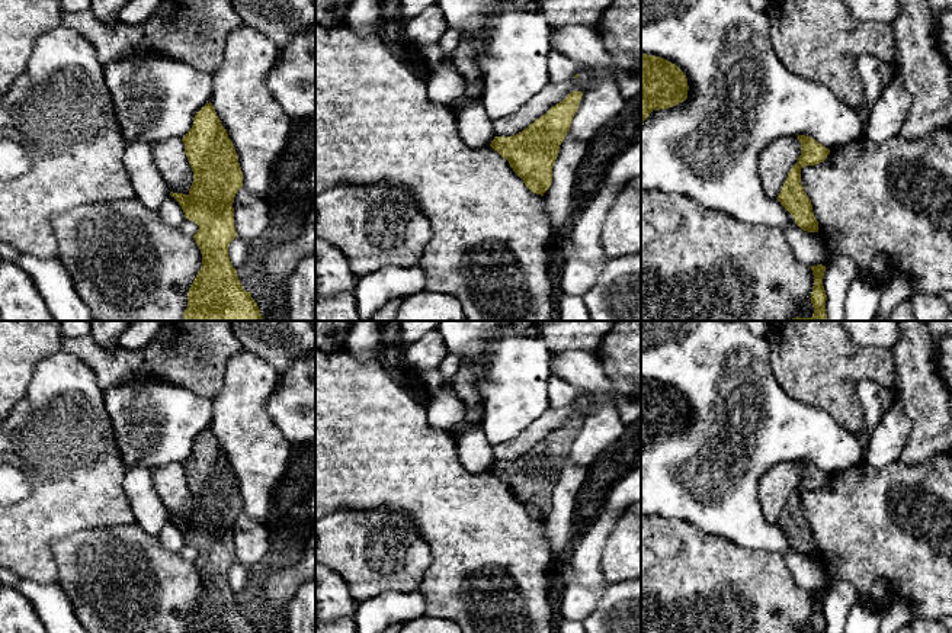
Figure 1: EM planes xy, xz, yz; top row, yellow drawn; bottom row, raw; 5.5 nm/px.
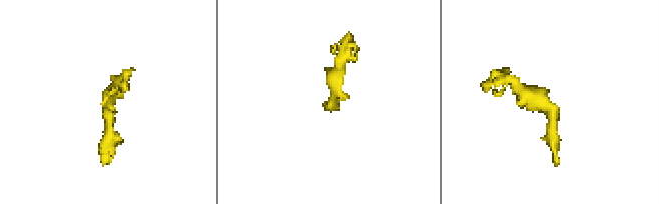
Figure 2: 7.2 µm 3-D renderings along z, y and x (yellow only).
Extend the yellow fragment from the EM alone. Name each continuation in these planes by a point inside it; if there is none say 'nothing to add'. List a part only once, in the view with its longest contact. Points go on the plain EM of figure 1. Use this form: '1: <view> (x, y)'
nothing to add

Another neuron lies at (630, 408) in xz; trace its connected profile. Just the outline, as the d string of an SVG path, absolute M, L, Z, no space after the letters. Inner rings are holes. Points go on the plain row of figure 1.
M619 396L621 418L624 424L632 422L641 417L641 401L628 396Z

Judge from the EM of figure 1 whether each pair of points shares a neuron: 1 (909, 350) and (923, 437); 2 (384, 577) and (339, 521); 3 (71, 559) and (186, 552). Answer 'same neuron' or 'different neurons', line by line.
1: same neuron
2: same neuron
3: different neurons

